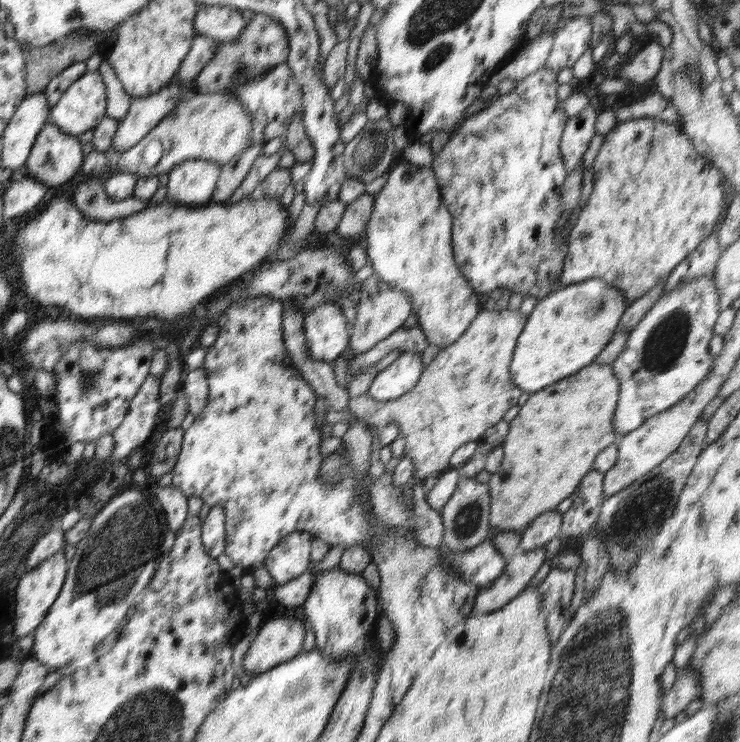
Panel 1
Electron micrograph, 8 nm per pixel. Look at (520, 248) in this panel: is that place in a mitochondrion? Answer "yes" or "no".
no

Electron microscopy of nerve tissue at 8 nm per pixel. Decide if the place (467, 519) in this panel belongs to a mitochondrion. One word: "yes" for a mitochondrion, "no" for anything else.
yes

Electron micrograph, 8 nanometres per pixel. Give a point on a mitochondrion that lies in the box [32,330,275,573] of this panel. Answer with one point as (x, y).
(89, 378)

